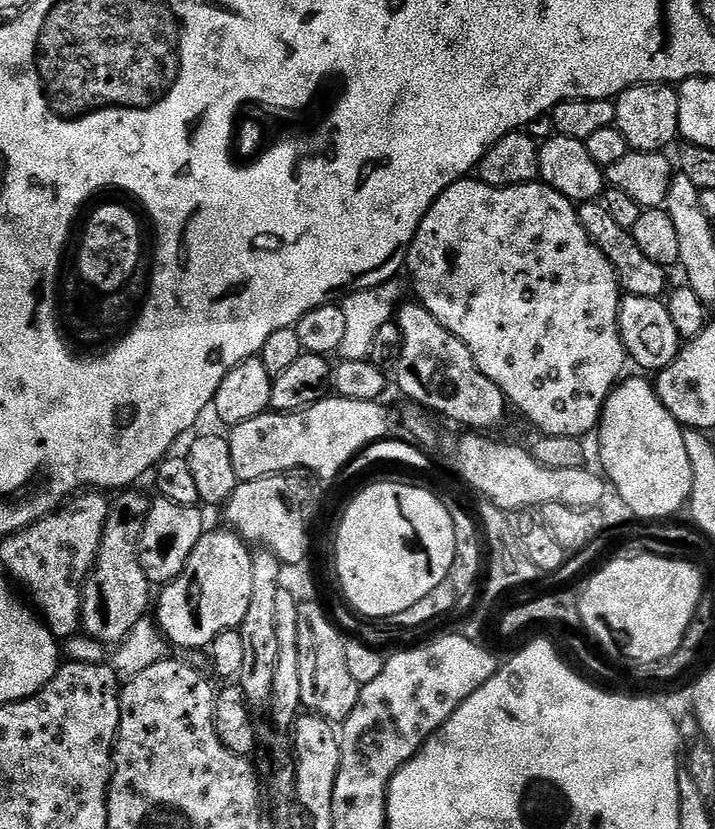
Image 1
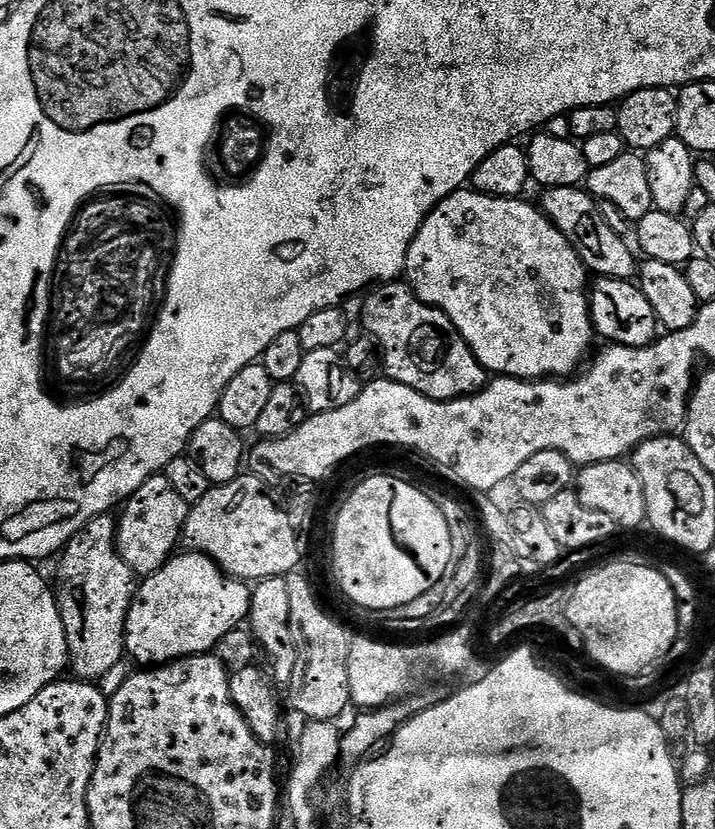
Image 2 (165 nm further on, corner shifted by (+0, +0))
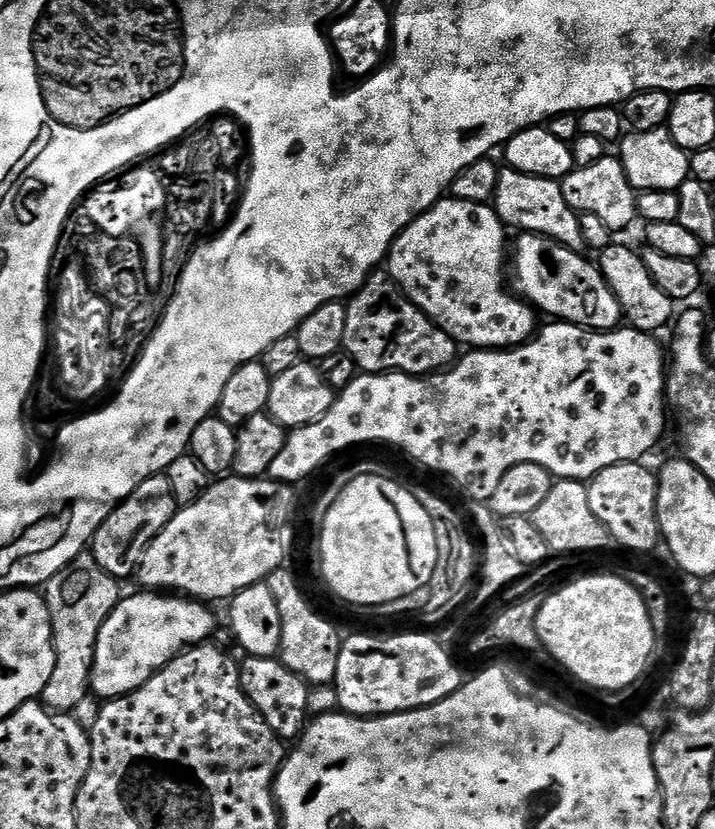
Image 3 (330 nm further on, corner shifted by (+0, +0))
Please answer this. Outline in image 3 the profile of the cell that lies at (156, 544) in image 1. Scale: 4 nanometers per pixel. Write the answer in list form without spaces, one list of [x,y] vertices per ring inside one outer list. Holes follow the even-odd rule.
[[[166,474],[146,478],[138,486],[138,490],[134,490],[130,498],[116,505],[106,522],[98,526],[90,545],[92,557],[96,559],[98,566],[102,566],[102,570],[106,570],[106,574],[117,578],[135,577],[150,542],[154,542],[154,538],[162,534],[162,530],[177,511],[178,505],[174,490],[170,487],[170,478]]]

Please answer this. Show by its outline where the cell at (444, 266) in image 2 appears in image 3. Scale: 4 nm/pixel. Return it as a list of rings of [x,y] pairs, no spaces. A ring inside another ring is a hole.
[[[445,198],[438,201],[431,210],[423,212],[417,220],[410,226],[406,226],[406,230],[402,230],[402,234],[392,244],[392,249],[388,252],[386,261],[386,271],[392,277],[392,281],[404,291],[414,302],[414,306],[418,306],[421,312],[428,313],[428,317],[440,327],[446,334],[450,334],[461,345],[467,346],[469,349],[478,348],[516,348],[520,344],[524,344],[527,340],[531,340],[538,331],[538,323],[536,324],[537,309],[533,308],[527,300],[519,295],[513,294],[504,285],[504,276],[506,280],[506,253],[510,248],[510,236],[506,233],[506,226],[500,221],[500,215],[496,213],[495,207],[491,203],[479,204],[478,202],[466,202],[465,200],[457,200],[455,198]]]

